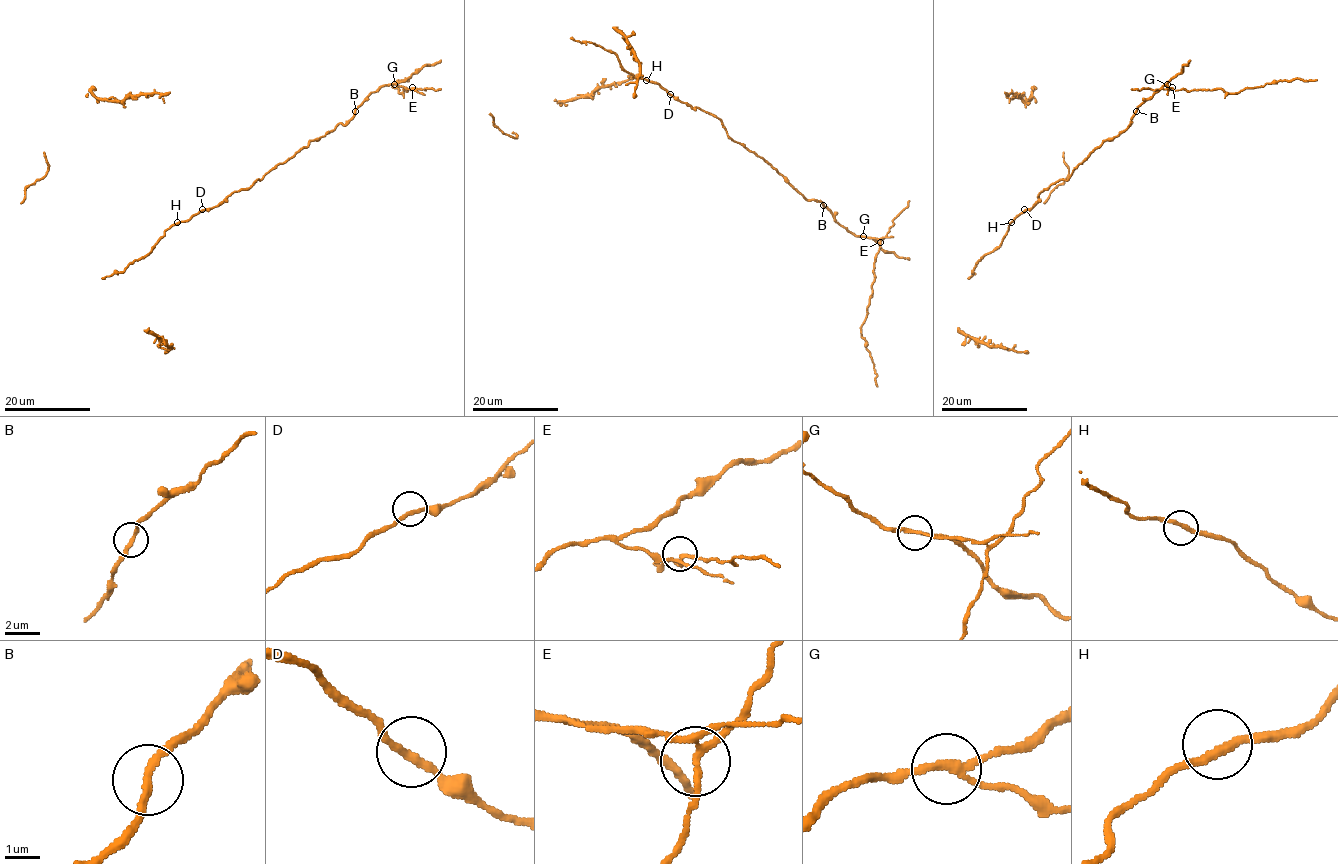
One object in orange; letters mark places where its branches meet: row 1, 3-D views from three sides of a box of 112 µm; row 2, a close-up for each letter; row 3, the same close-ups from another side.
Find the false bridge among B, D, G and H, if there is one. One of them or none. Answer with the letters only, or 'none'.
G

